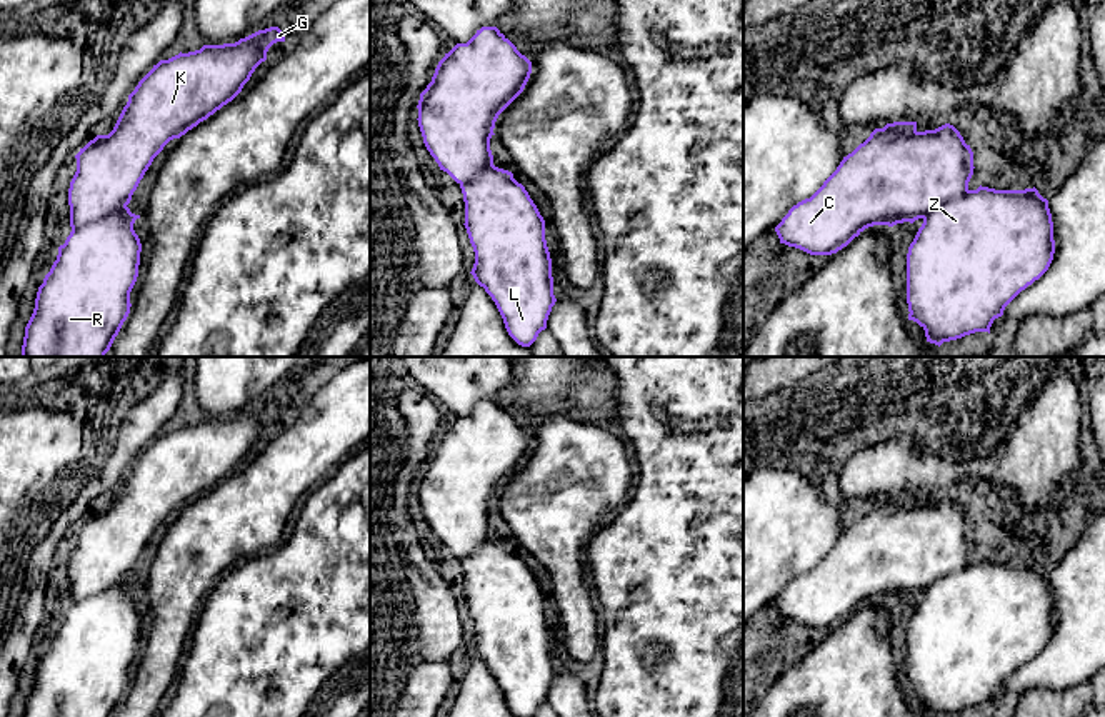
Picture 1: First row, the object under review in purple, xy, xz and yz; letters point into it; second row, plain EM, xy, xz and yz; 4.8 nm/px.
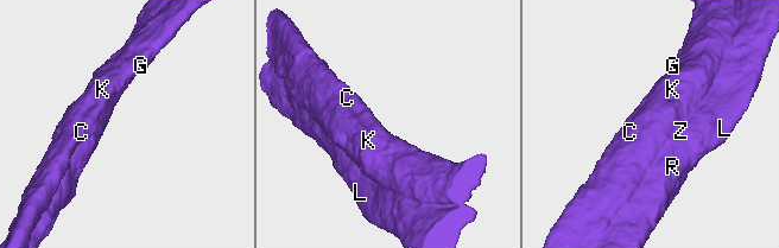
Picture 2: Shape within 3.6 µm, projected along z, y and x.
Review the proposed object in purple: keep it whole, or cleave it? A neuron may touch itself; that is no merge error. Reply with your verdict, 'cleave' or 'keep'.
cleave

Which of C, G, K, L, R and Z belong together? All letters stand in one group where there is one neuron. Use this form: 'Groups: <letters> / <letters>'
Groups: C G K / L R Z

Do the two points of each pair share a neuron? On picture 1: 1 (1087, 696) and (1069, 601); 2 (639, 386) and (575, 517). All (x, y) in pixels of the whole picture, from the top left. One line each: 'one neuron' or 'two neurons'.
1: two neurons
2: two neurons

